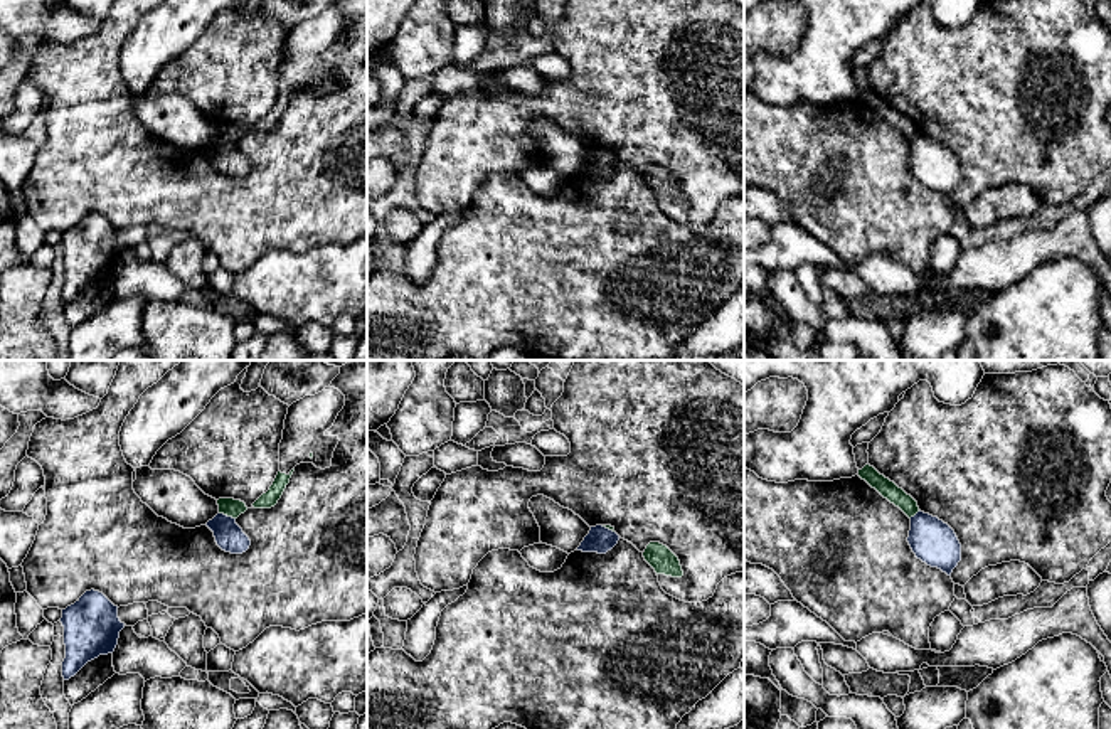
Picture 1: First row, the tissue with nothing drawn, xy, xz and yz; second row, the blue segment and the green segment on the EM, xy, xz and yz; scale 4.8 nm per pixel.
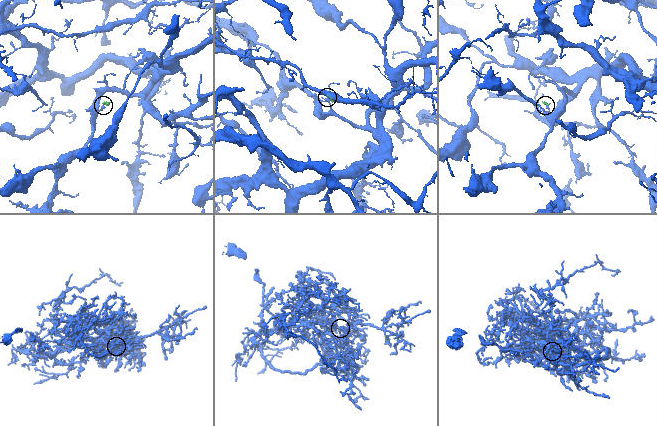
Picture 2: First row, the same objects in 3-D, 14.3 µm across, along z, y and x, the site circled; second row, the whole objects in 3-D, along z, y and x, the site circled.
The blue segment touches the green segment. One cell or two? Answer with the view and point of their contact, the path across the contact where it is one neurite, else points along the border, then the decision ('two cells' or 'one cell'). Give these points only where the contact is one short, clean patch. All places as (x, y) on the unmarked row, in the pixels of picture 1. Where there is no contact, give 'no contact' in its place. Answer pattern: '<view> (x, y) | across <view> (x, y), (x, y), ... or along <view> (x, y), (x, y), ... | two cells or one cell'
xy (226, 138) | along xy (219, 135), (234, 142) | two cells

